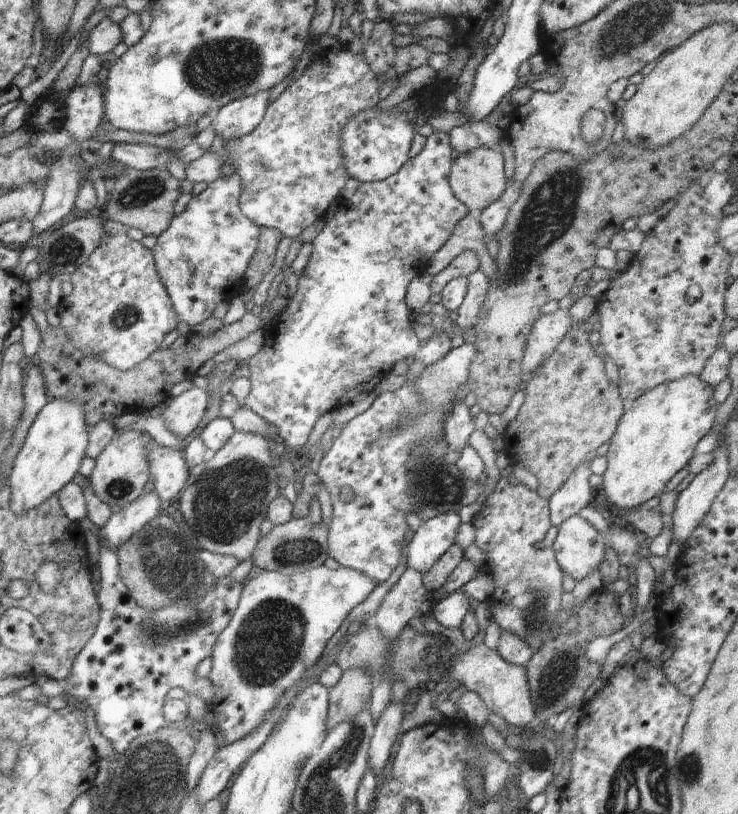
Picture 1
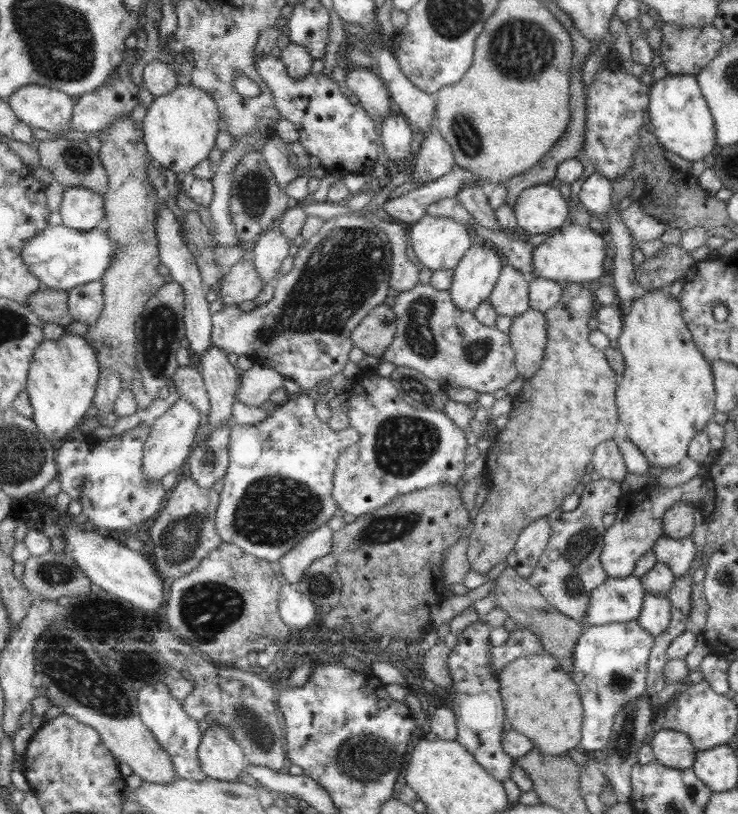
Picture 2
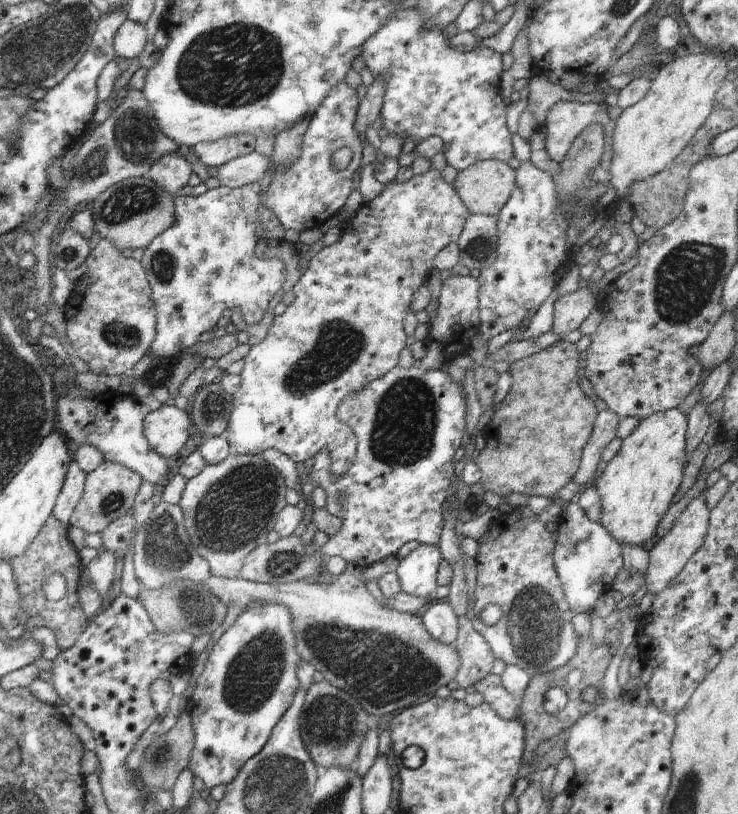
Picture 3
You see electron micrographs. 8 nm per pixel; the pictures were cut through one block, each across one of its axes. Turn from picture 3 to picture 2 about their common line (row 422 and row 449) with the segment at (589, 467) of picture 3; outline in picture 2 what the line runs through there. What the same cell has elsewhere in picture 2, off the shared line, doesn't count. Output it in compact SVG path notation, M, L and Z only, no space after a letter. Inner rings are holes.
M613 439L595 446L591 464L601 477L616 481L619 485L628 472L619 448Z

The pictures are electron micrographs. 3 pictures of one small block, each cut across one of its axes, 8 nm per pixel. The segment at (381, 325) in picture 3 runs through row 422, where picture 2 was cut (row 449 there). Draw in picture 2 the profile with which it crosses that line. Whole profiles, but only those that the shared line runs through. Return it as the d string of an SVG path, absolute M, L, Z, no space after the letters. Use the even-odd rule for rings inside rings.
M301 392L294 395L289 394L289 399L284 404L272 407L271 410L268 410L267 417L258 424L245 424L244 426L241 424L234 424L230 429L228 443L229 465L226 474L222 478L223 489L219 493L219 505L218 508L216 508L217 515L215 520L216 532L223 543L235 544L244 552L273 563L279 561L286 552L304 539L309 532L312 532L315 528L328 524L329 519L334 512L338 510L339 506L332 496L333 478L335 468L337 467L336 460L338 460L339 455L345 448L358 442L359 432L352 427L334 431L327 422L320 421L314 411L315 399L316 397L310 393L304 394Z

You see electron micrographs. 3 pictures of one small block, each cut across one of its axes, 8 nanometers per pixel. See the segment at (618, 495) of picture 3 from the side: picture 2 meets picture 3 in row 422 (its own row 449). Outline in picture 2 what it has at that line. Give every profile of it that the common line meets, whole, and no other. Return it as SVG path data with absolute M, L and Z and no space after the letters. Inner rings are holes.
M658 289L650 290L644 297L634 298L631 310L623 316L623 327L620 336L617 338L618 350L623 354L625 369L618 377L618 388L616 388L615 401L621 424L621 434L628 437L643 452L650 467L668 469L687 457L687 450L692 438L699 431L706 429L706 424L713 418L715 410L716 389L714 389L713 372L710 361L698 350L694 344L690 329L686 326L686 321L682 316L682 307L678 298L670 297L669 293L662 293Z

